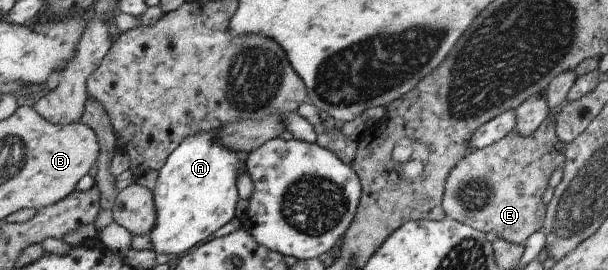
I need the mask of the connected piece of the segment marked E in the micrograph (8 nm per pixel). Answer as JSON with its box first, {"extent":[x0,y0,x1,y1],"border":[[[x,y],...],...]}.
{"extent":[440,117,566,244],"border":[[[548,117],[543,119],[543,122],[531,134],[520,135],[515,129],[511,129],[497,142],[463,155],[449,170],[444,182],[440,206],[445,216],[477,229],[483,234],[491,230],[491,234],[517,244],[524,244],[530,234],[542,228],[545,206],[541,201],[541,194],[548,186],[547,180],[551,172],[557,166],[564,164],[566,149],[566,145],[554,133],[554,122],[551,120],[554,117]]]}

